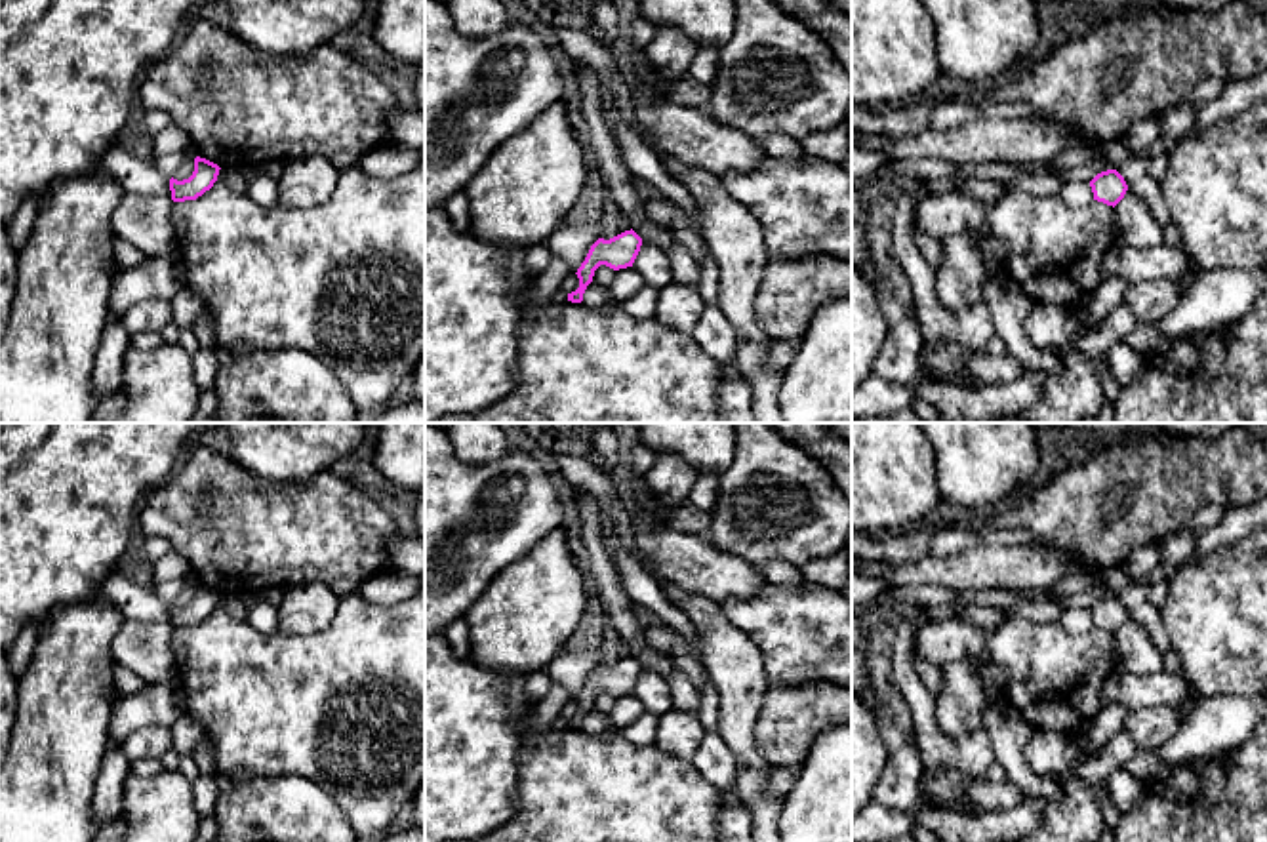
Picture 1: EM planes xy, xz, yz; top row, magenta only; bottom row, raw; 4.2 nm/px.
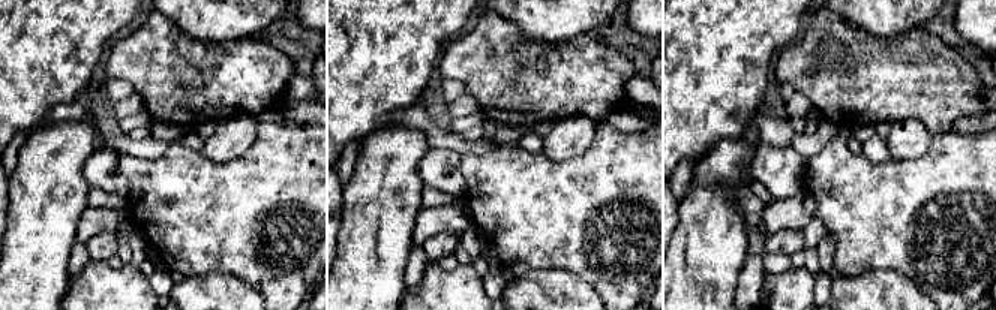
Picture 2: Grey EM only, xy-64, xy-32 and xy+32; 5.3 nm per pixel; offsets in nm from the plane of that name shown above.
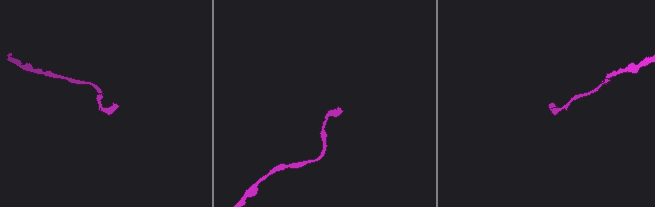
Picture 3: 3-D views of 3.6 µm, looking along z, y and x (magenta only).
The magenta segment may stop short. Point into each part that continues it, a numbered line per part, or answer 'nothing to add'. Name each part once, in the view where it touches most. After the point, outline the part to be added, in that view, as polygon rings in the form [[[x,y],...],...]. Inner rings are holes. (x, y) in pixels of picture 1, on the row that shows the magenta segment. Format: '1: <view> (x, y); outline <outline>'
nothing to add

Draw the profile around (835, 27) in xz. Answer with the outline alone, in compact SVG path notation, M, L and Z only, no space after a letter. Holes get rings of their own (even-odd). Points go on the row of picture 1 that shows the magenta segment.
M774 0L783 11L810 27L852 76L852 17L831 0Z

